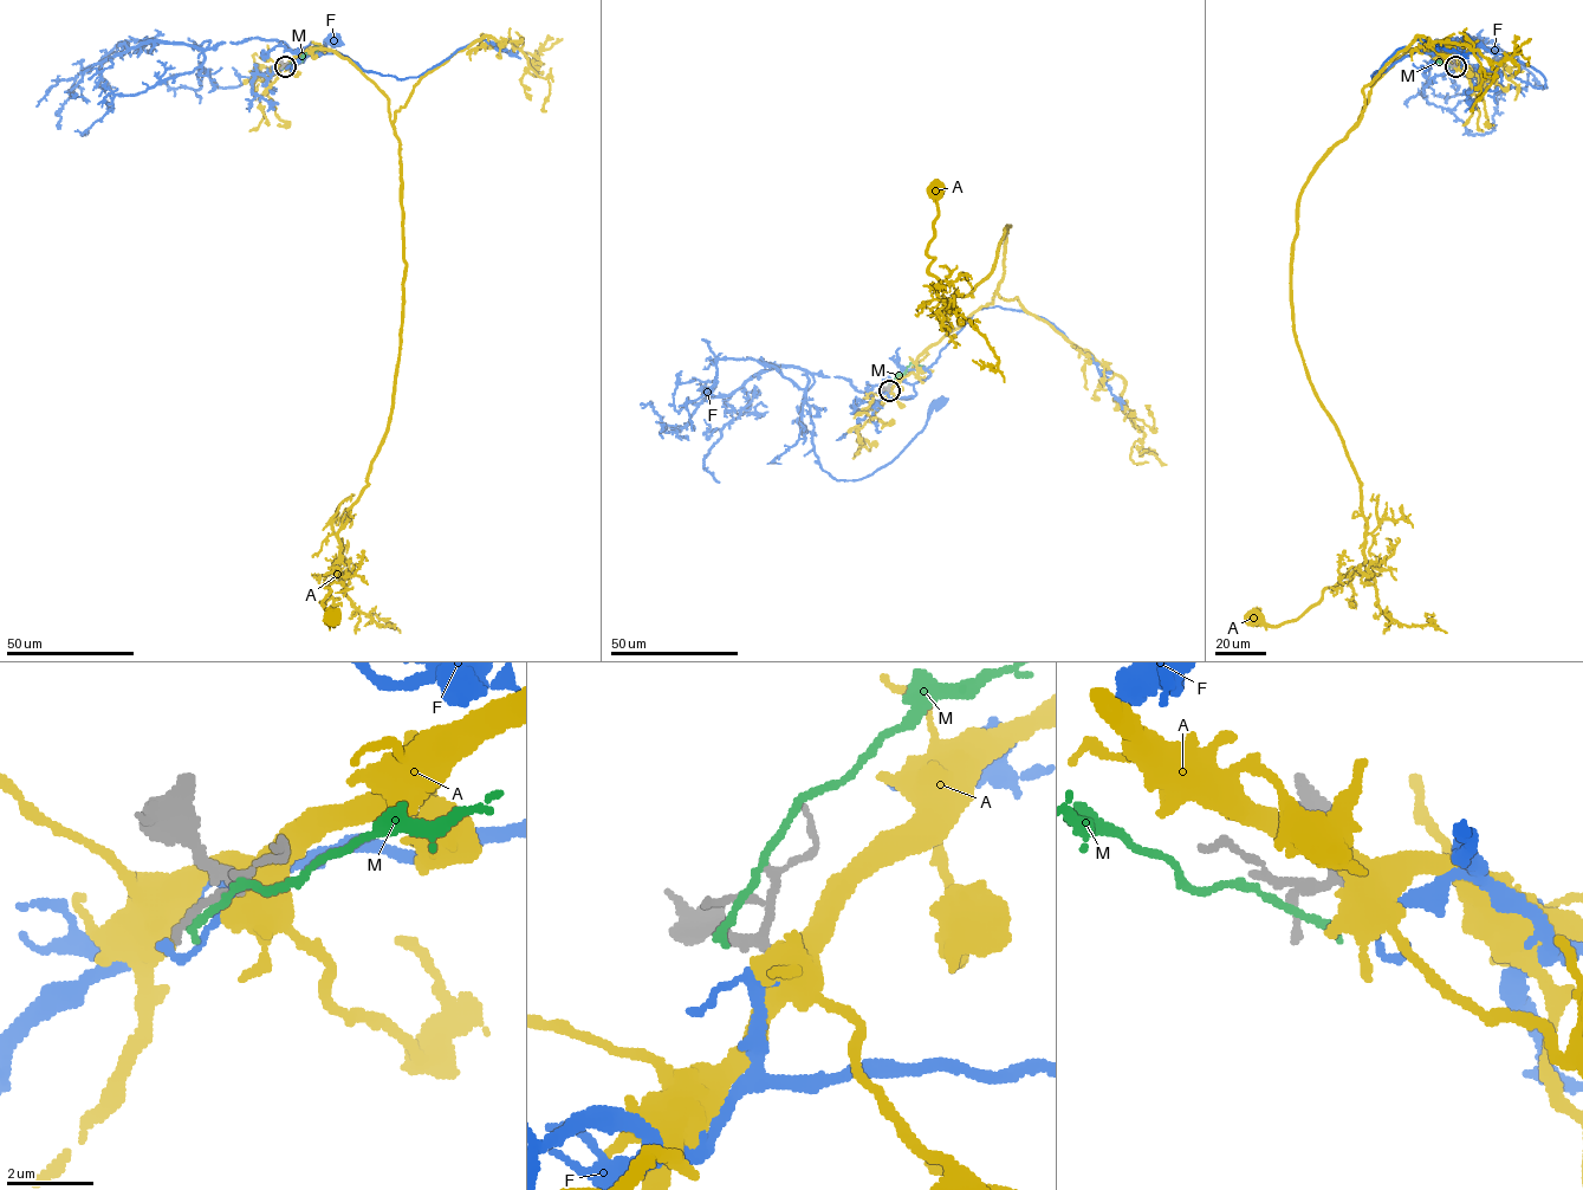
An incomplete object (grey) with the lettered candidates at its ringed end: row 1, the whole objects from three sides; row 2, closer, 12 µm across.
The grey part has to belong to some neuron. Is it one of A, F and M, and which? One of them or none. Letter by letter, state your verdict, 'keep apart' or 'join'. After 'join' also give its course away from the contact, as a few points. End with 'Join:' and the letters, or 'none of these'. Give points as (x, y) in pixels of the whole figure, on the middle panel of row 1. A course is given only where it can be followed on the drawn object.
A: keep apart
F: join; course (888, 390), (808, 373), (813, 450), (836, 479), (889, 464), (939, 401)
M: keep apart
Join: F

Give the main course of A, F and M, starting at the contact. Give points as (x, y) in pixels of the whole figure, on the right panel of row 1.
A: (1455, 65), (1431, 49), (1396, 59), (1302, 191), (1295, 340), (1360, 484), (1364, 561), (1296, 619), (1253, 618)
F: (1455, 66), (1464, 49), (1457, 38), (1438, 51), (1455, 65), (1544, 86), (1535, 69), (1466, 40)
M: (1452, 66), (1428, 53), (1438, 47)

